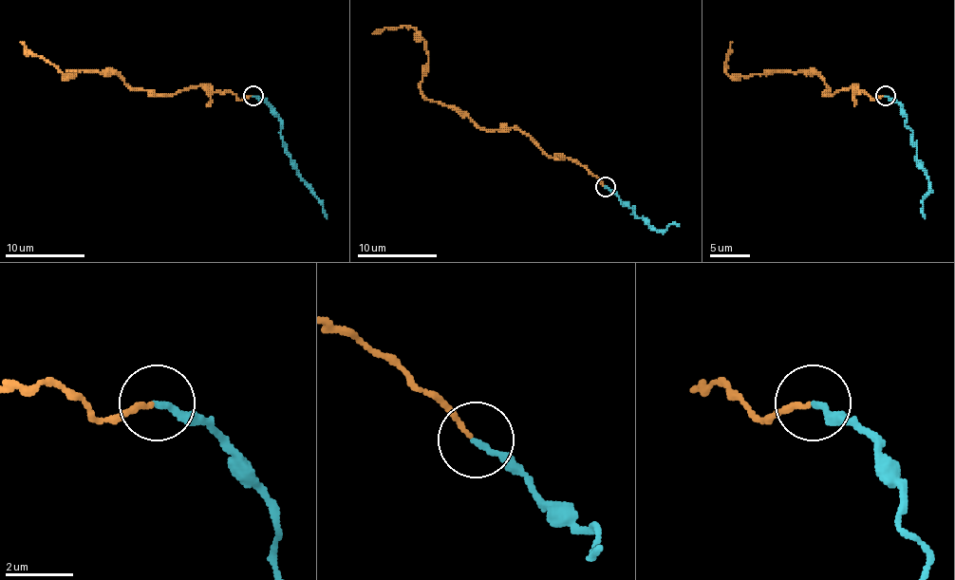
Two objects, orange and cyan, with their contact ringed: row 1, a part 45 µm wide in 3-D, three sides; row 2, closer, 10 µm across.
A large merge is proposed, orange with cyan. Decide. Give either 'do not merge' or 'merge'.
merge

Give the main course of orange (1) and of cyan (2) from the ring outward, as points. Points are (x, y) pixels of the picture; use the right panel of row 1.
1: (885, 96), (874, 100), (856, 86), (826, 94), (816, 74), (800, 70), (730, 76), (732, 42)
2: (885, 96), (892, 98), (907, 118), (916, 164), (928, 180), (925, 218)

